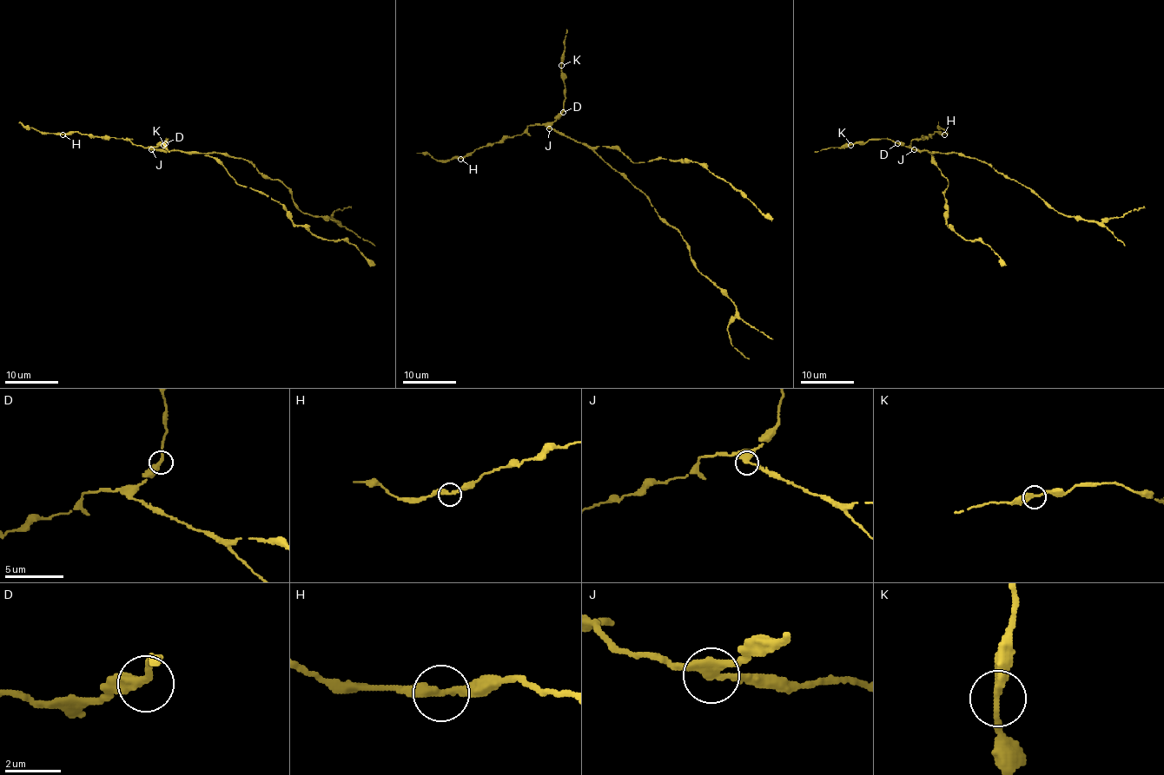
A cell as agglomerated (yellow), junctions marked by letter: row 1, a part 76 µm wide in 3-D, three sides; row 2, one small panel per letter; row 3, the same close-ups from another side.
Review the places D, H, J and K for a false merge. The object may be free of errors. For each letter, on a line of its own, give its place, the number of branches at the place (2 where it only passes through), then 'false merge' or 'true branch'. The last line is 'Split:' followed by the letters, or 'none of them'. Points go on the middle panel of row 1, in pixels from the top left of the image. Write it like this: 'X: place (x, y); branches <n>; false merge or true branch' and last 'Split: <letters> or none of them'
D: place (563, 112); branches 2; true branch
H: place (460, 159); branches 2; true branch
J: place (549, 128); branches 2; false merge
K: place (561, 65); branches 2; true branch
Split: J

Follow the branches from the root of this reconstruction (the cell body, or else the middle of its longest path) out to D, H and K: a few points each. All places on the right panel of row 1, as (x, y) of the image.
D: (955, 153), (929, 153), (897, 143)
H: (955, 153), (929, 153), (910, 147), (913, 140), (929, 137), (935, 131), (944, 134)
K: (955, 153), (915, 150), (887, 138), (872, 138), (864, 143), (850, 145)

